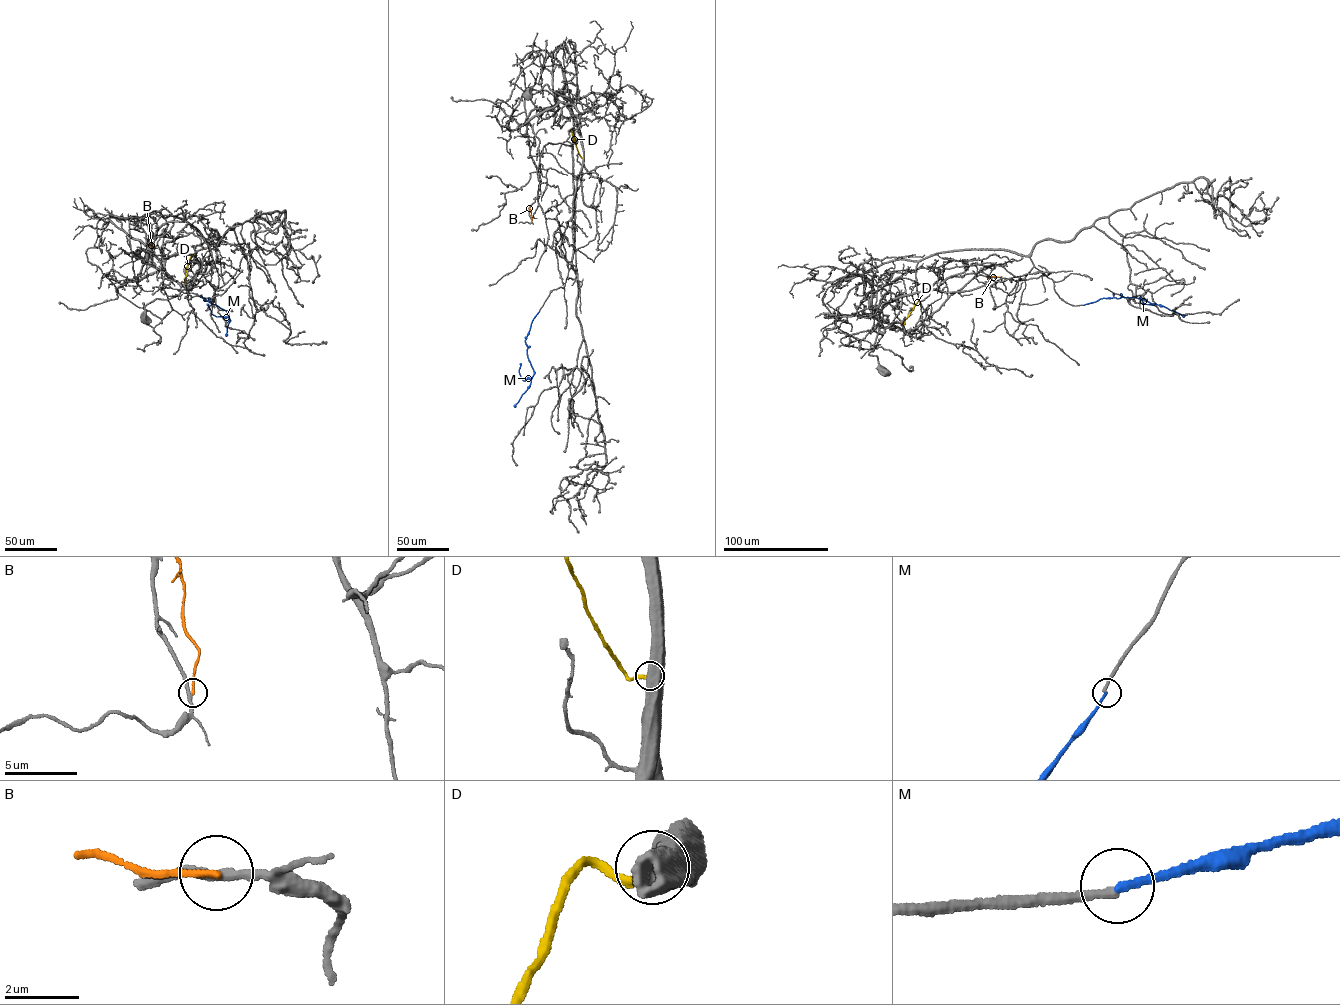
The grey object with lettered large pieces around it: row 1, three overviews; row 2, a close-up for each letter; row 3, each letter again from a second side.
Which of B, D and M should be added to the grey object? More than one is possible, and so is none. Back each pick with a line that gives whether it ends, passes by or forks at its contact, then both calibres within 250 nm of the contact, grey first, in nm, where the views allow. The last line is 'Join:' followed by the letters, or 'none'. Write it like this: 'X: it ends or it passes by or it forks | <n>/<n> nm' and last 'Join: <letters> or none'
M: it ends | 240/200 nm
Join: M

